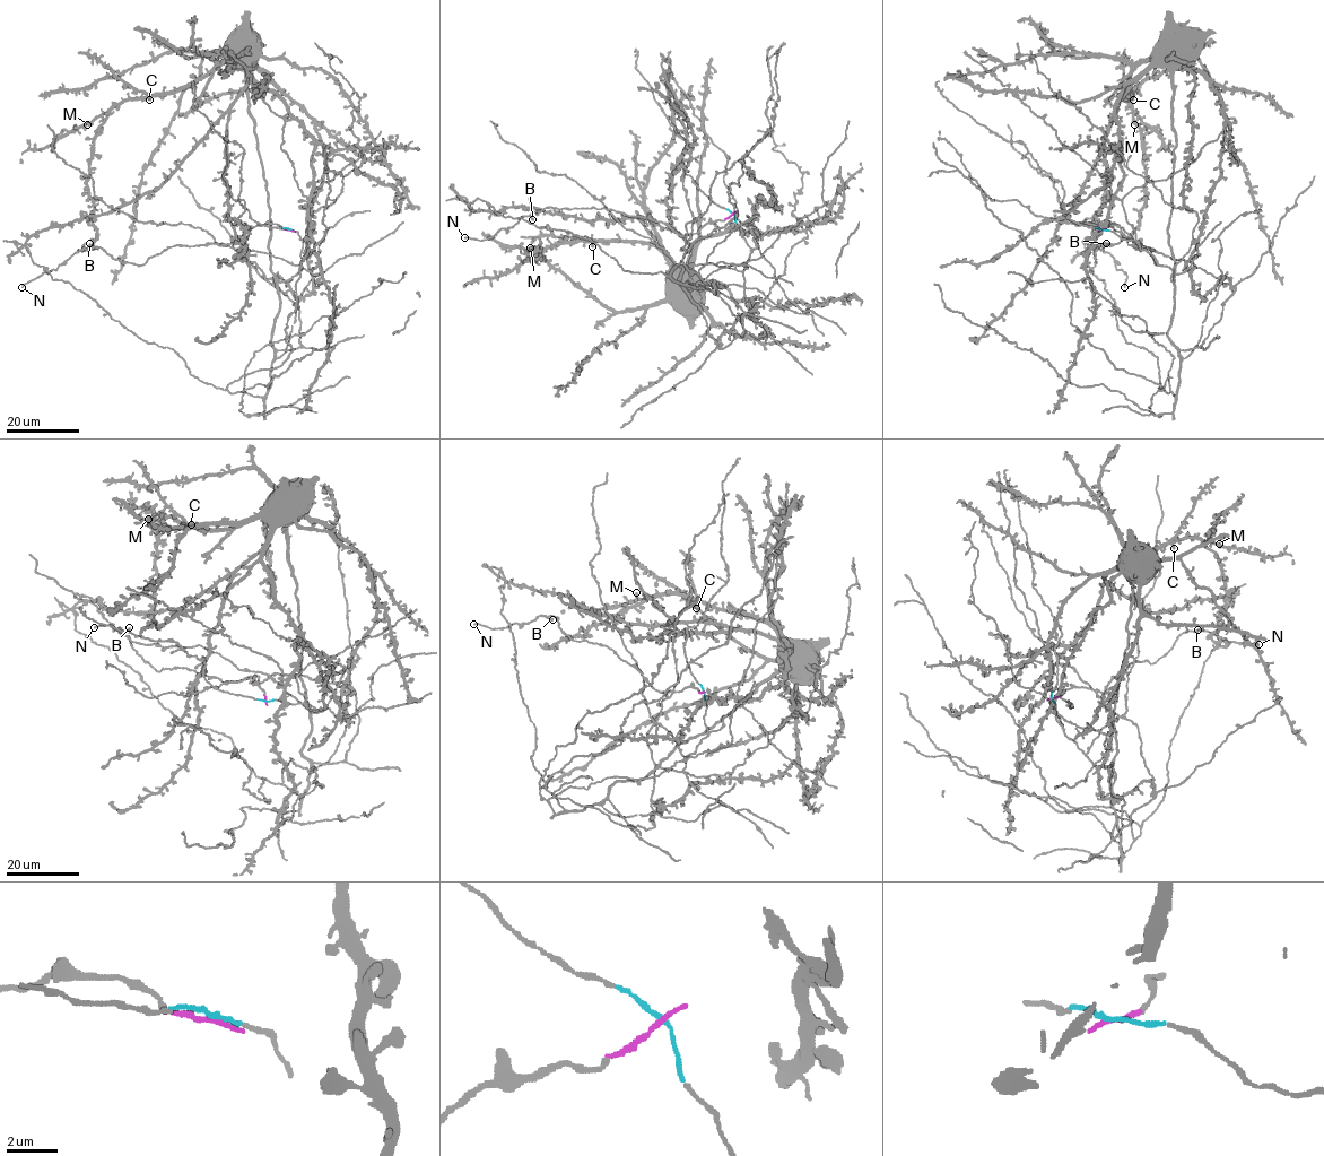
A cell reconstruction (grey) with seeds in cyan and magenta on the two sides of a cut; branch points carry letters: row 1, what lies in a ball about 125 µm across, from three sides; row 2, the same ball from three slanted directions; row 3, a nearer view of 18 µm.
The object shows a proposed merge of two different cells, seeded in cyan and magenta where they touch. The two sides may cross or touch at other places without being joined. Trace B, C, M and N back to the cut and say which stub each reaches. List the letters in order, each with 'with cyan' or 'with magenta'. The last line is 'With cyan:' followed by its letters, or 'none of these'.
B: with magenta
C: with cyan
M: with cyan
N: with magenta
With cyan: C, M

